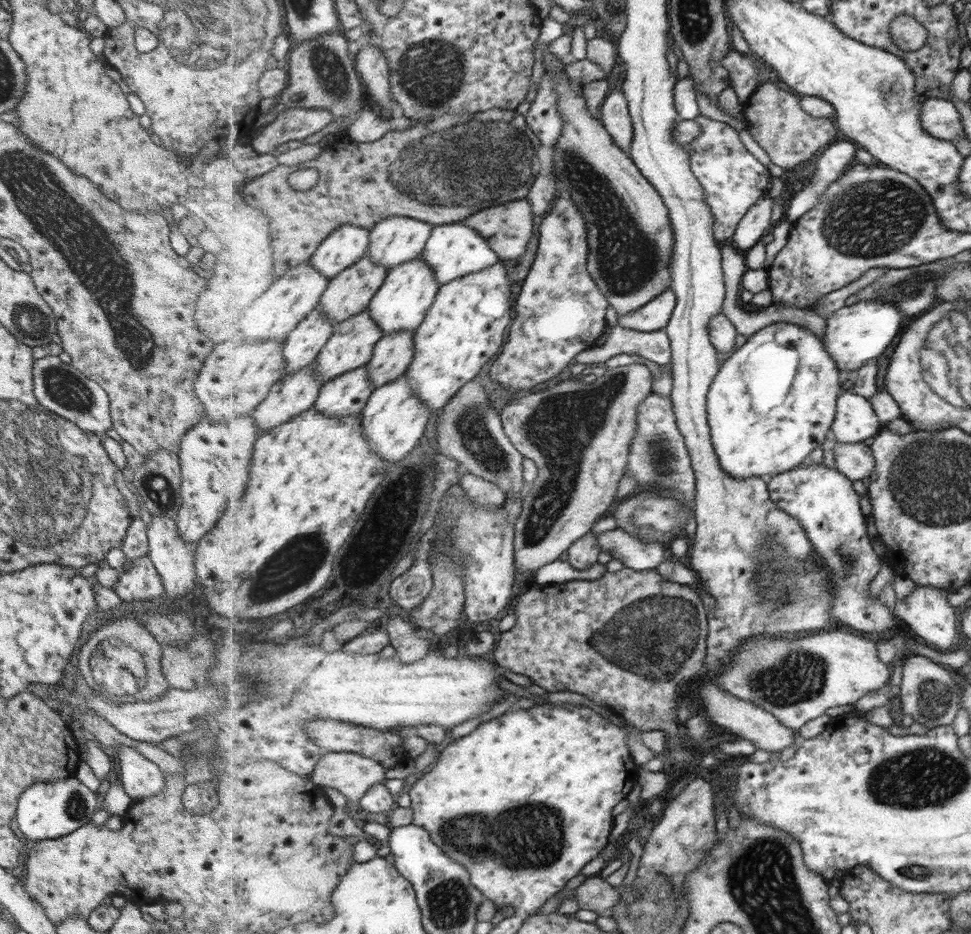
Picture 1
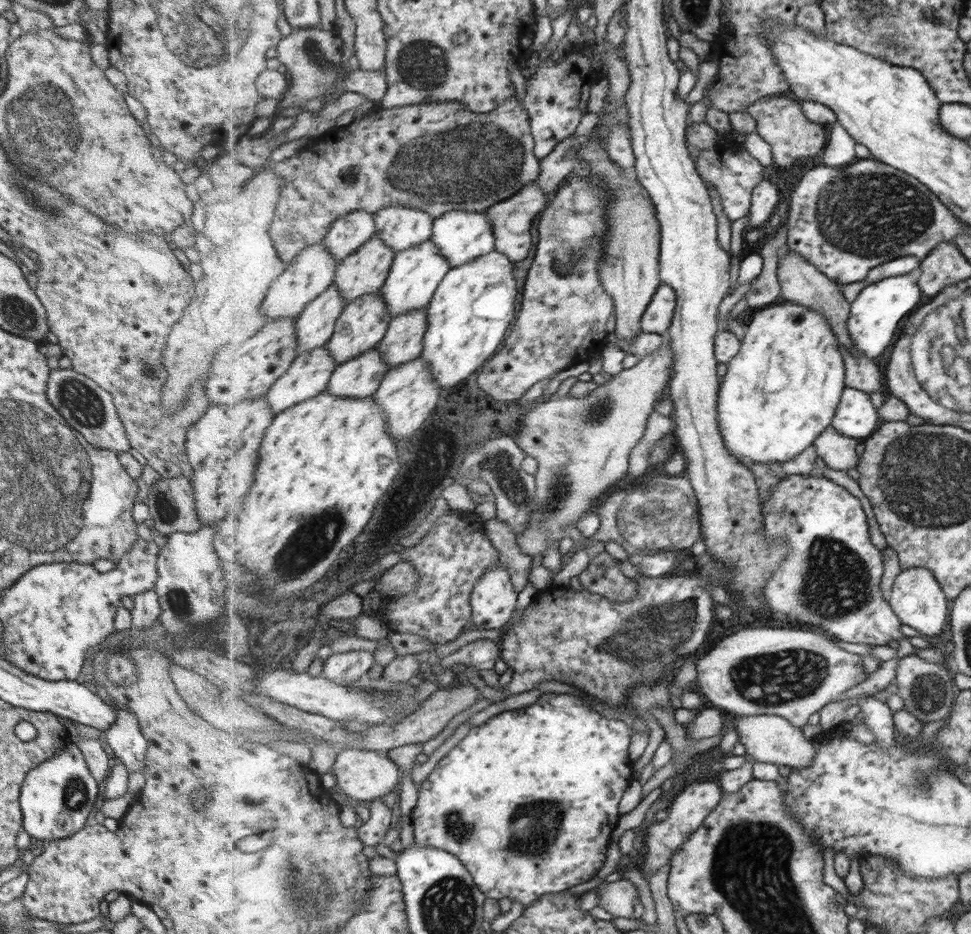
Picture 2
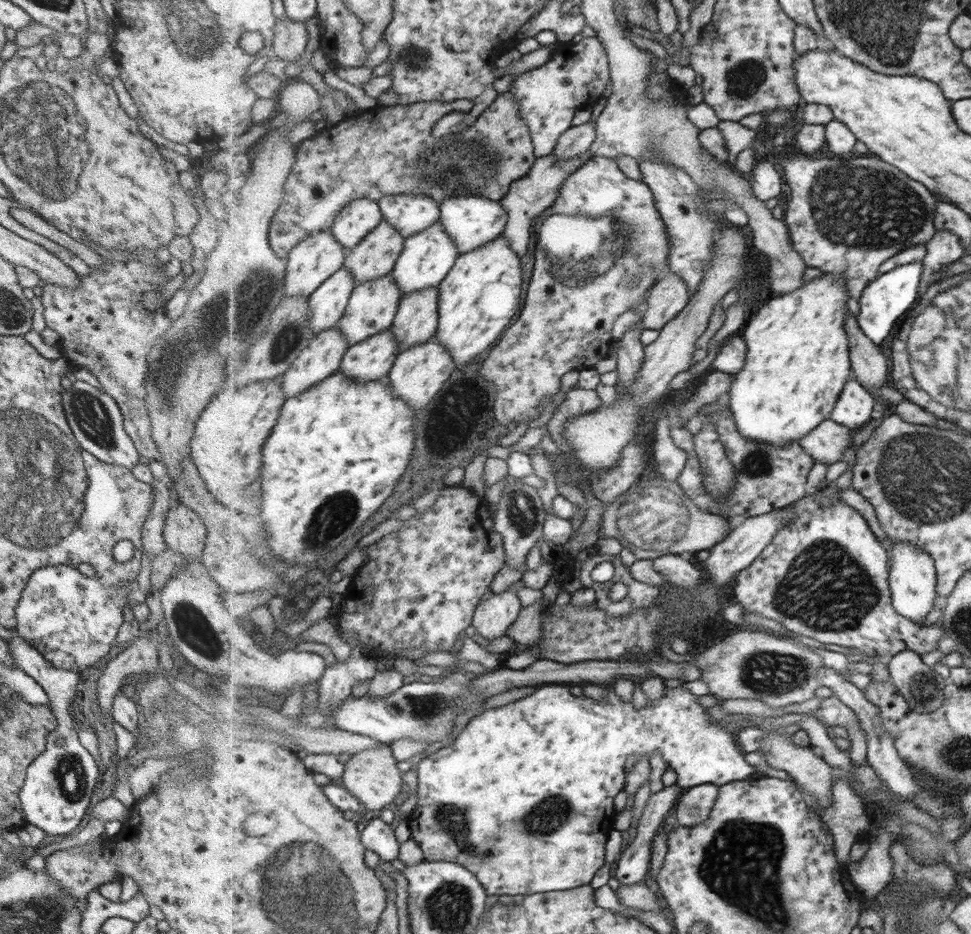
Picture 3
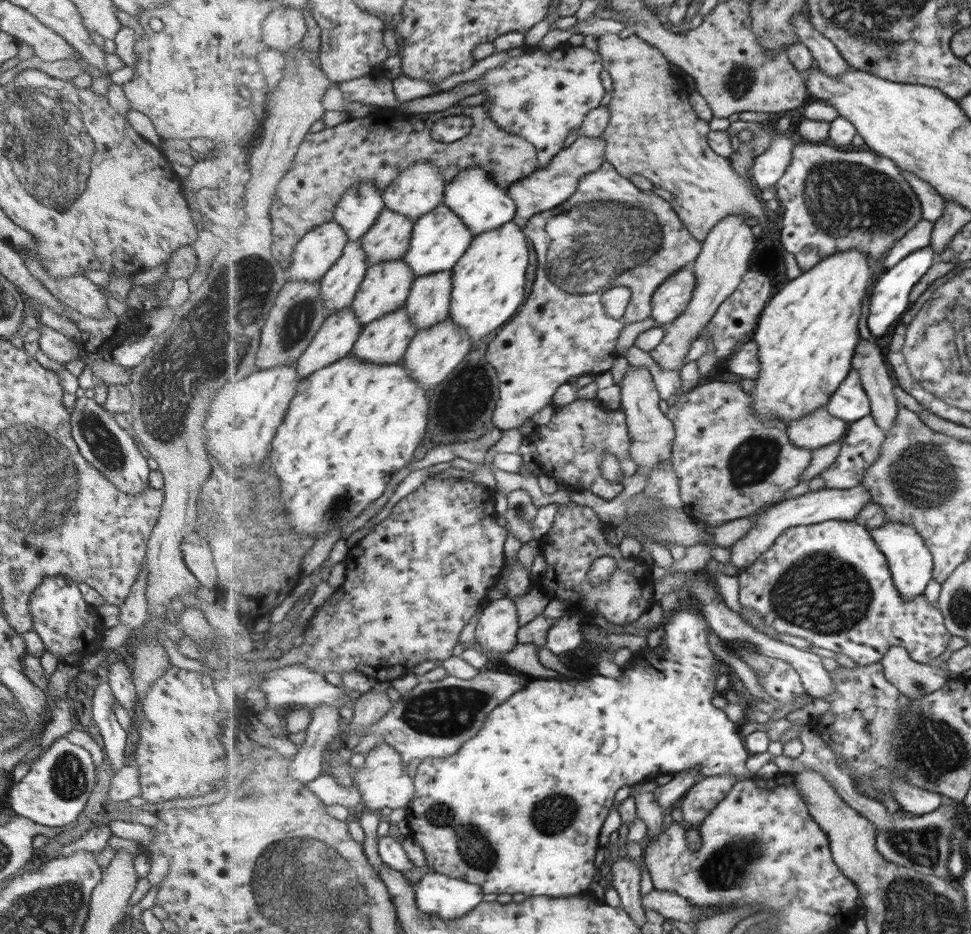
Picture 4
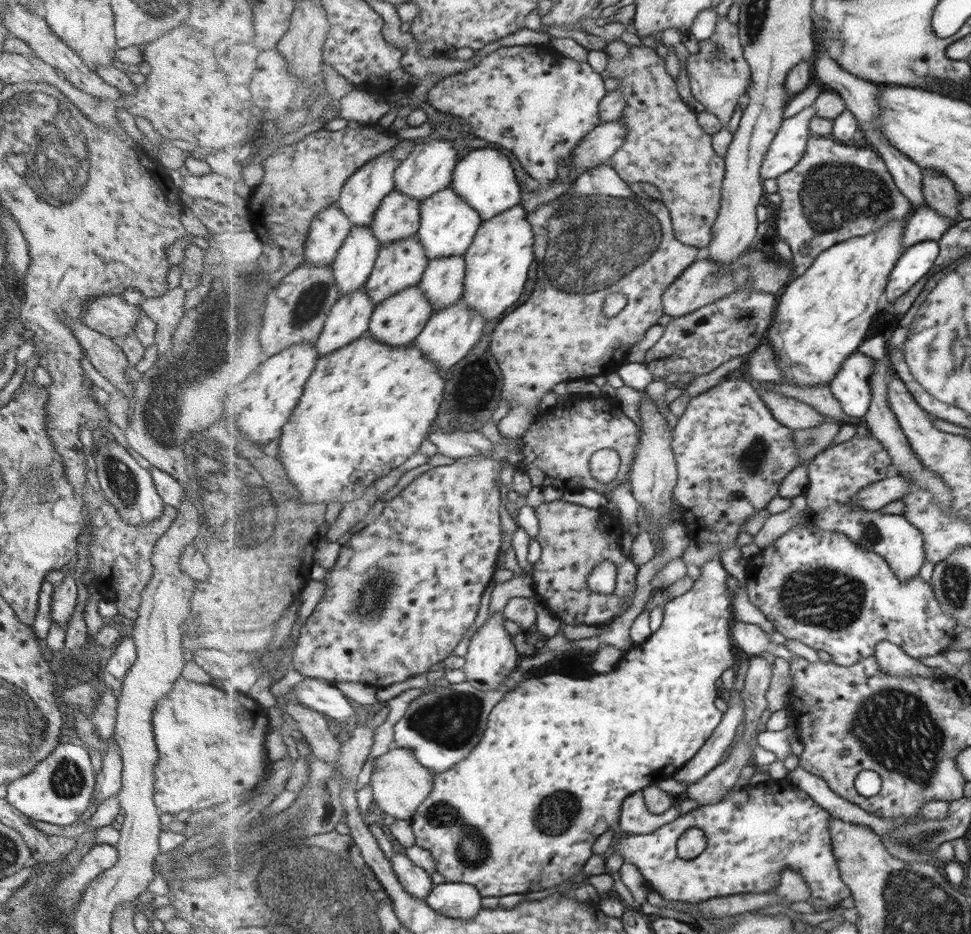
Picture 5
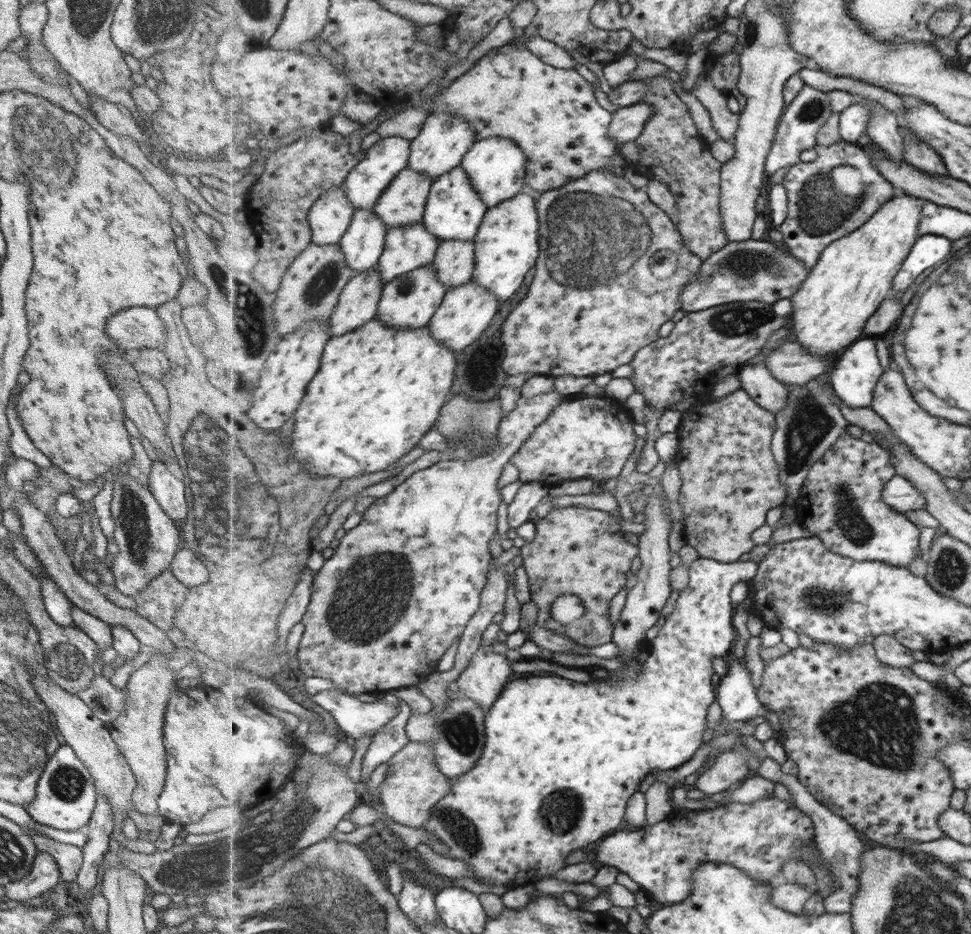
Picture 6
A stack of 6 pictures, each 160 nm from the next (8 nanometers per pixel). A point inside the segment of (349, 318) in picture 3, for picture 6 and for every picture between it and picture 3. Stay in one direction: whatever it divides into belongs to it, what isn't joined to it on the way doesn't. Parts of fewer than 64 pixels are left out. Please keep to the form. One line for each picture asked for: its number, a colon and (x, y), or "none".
4: (387, 287)
5: (400, 265)
6: (407, 249)

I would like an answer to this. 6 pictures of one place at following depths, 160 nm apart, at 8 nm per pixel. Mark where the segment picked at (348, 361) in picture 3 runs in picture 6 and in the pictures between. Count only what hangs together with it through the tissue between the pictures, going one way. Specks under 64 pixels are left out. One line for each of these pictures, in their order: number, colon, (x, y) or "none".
4: (385, 341)
5: (399, 321)
6: (410, 301)

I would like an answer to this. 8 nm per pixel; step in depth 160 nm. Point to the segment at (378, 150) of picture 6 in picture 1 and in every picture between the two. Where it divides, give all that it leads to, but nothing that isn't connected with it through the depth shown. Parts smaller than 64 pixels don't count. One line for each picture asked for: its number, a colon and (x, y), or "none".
1: (343, 248)
2: (349, 233)
3: (358, 219)
4: (359, 210)
5: (362, 195)

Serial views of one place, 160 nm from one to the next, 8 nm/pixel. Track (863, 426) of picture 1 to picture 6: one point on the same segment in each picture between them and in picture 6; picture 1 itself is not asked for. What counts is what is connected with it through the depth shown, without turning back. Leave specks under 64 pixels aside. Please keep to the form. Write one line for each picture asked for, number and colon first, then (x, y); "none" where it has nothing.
2: (856, 417)
3: (855, 407)
4: (850, 402)
5: (852, 388)
6: (854, 377)

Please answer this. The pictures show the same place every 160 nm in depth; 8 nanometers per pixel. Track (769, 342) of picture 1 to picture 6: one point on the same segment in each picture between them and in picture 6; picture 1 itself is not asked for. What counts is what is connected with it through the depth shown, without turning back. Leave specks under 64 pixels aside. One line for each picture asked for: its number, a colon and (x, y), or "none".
2: (781, 392)
3: (798, 363)
4: (808, 335)
5: (824, 315)
6: (853, 277)

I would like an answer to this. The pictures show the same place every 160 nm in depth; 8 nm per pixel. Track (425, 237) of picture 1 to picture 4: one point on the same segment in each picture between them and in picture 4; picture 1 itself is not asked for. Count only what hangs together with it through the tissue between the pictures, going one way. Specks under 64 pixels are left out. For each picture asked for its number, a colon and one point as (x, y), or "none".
2: (401, 227)
3: (410, 214)
4: (416, 193)

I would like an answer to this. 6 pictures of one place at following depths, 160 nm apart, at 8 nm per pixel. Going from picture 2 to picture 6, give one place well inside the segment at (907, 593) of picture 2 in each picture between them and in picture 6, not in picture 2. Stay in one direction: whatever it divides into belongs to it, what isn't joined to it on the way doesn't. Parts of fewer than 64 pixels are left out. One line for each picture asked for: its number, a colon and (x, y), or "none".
3: (912, 581)
4: (910, 562)
5: (836, 476)
6: (841, 502)

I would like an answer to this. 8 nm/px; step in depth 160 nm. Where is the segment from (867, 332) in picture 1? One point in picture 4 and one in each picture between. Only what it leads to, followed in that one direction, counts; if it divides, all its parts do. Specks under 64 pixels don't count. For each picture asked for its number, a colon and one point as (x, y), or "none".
2: (876, 312)
3: (893, 293)
4: (890, 297)

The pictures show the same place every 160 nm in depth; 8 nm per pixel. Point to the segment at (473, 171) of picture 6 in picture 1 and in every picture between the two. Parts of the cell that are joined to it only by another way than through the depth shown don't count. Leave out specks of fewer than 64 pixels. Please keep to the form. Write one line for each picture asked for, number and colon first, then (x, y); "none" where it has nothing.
1: (454, 250)
2: (462, 236)
3: (472, 221)
4: (475, 196)
5: (486, 179)

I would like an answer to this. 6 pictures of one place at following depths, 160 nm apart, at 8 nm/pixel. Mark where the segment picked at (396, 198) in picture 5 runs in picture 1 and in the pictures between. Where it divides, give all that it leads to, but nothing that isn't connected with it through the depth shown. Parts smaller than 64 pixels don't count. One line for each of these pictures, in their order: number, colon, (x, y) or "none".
1: (351, 292)
2: (365, 272)
3: (376, 256)
4: (390, 239)

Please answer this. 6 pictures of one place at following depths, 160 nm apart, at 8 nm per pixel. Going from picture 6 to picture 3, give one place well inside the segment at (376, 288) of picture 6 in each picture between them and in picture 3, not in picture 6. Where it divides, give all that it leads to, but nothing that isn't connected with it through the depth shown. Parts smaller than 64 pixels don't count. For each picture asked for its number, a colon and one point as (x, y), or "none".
3: (324, 356)
4: (336, 339)
5: (350, 319)

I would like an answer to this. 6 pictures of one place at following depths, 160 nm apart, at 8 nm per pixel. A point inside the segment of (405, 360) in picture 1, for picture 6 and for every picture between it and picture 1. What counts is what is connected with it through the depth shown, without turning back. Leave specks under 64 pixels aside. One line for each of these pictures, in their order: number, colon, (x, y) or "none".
2: (404, 341)
3: (418, 317)
4: (429, 304)
5: (443, 282)
6: (455, 262)

